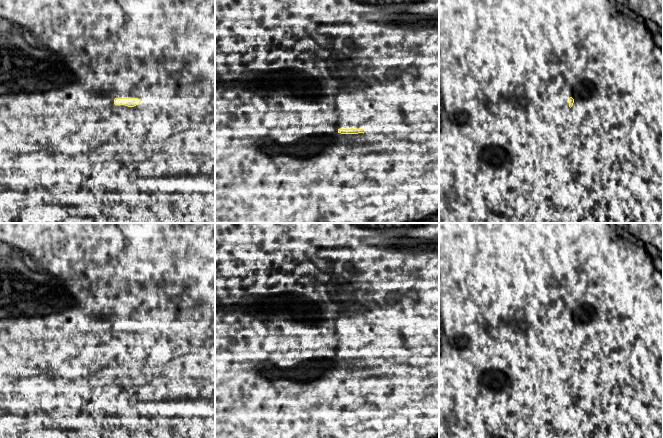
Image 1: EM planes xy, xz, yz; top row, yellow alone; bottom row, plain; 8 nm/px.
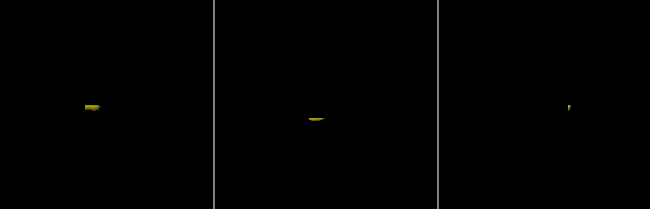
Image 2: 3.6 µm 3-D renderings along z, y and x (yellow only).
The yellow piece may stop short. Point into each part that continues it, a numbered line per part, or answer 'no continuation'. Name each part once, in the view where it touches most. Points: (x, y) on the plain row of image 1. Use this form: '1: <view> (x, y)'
1: xy (65, 372)

